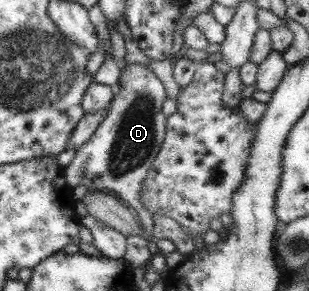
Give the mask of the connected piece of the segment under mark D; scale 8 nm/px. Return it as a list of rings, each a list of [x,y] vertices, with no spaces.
[[[137,63],[125,65],[118,77],[108,112],[89,140],[75,149],[74,157],[63,169],[65,182],[70,189],[84,185],[87,190],[114,193],[135,213],[148,235],[154,222],[148,211],[140,205],[139,189],[163,141],[166,118],[161,109],[166,99],[163,85],[148,67]]]

